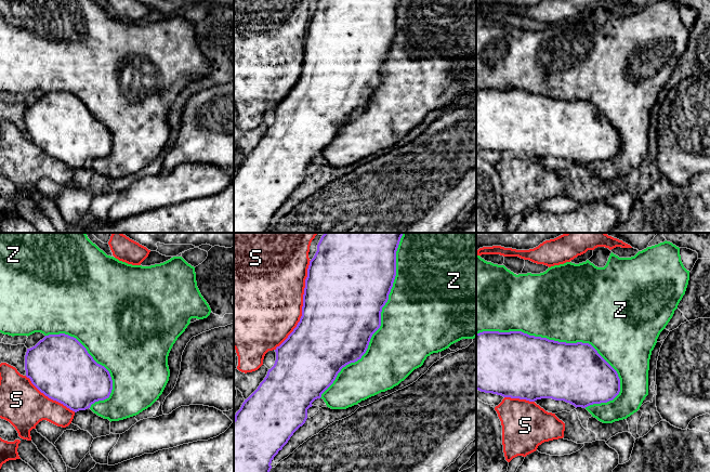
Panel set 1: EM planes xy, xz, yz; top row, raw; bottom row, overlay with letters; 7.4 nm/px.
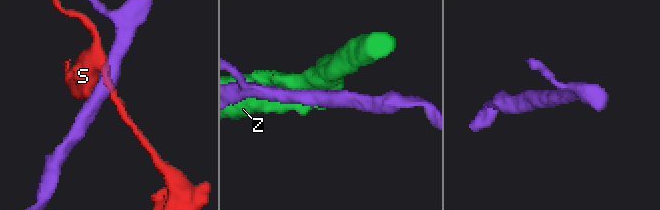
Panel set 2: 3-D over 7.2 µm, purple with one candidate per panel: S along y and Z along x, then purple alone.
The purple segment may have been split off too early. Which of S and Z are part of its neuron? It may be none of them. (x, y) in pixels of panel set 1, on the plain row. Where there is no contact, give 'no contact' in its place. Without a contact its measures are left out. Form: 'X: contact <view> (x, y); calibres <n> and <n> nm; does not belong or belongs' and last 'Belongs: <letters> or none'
S: contact xz (303, 63); calibres 500 and 480 nm; does not belong
Z: contact yz (556, 99); calibres 460 and 500 nm; belongs
Belongs: Z

